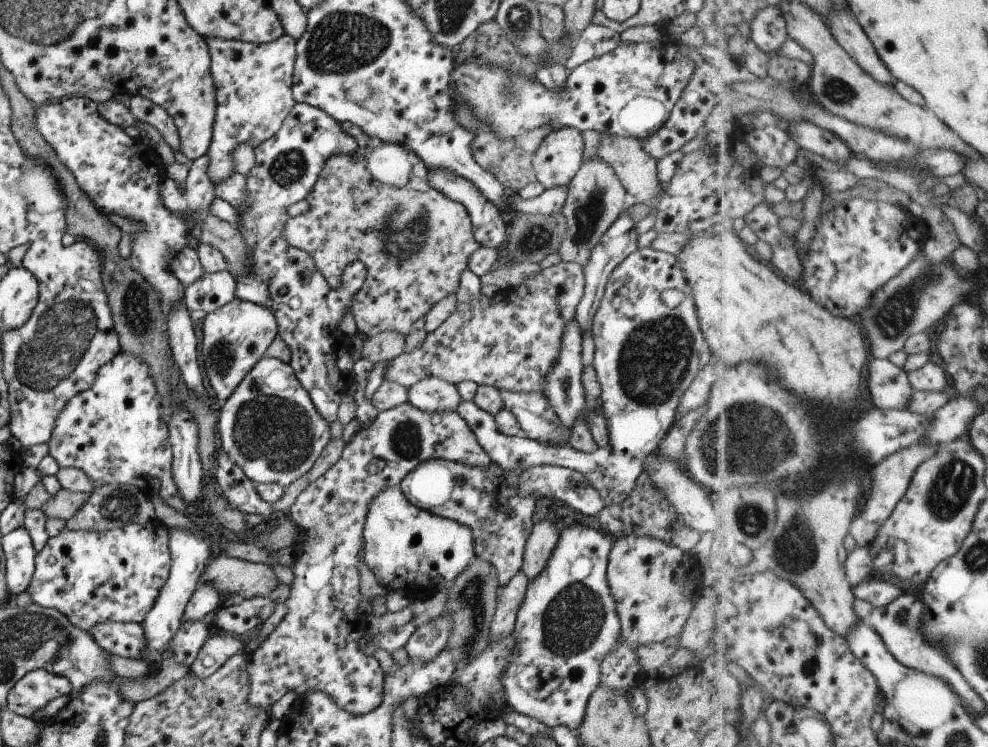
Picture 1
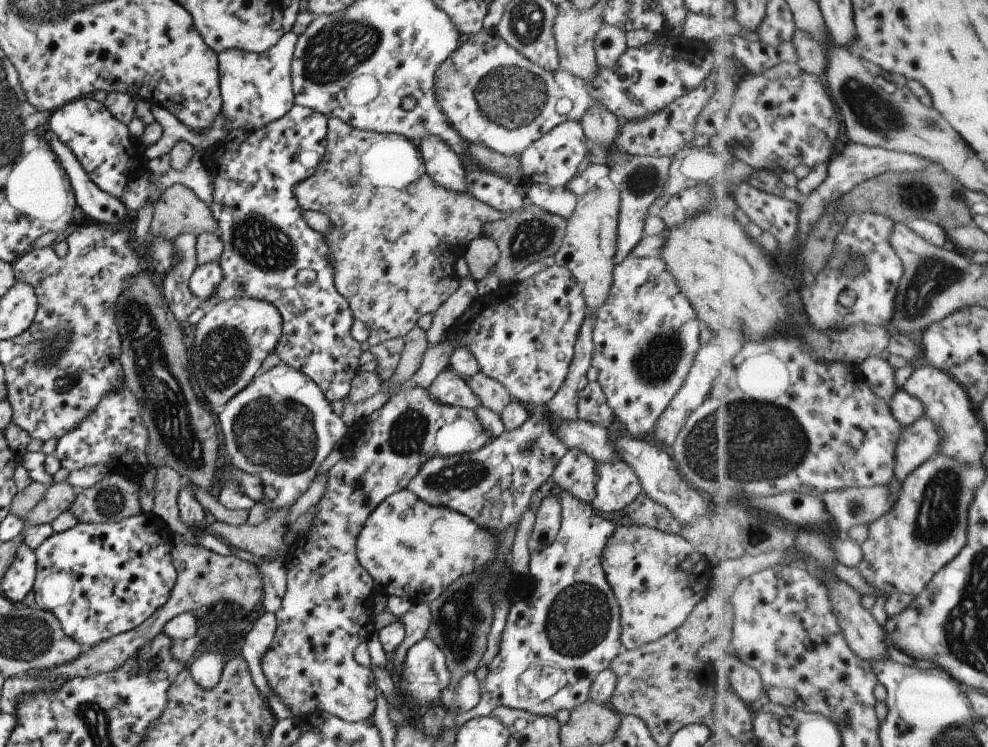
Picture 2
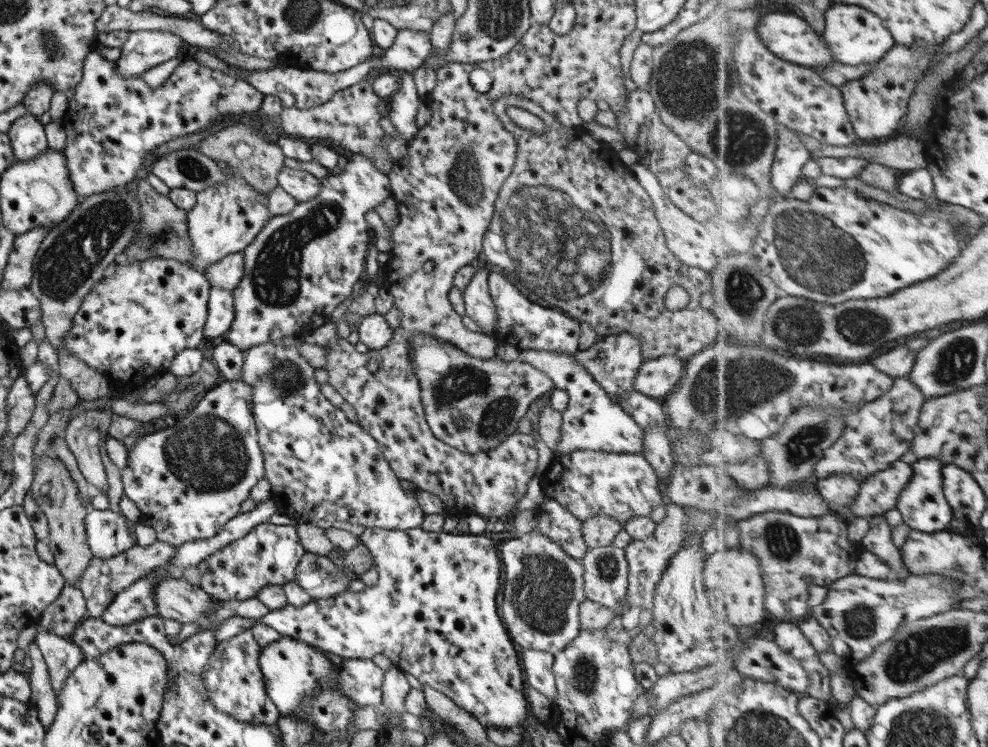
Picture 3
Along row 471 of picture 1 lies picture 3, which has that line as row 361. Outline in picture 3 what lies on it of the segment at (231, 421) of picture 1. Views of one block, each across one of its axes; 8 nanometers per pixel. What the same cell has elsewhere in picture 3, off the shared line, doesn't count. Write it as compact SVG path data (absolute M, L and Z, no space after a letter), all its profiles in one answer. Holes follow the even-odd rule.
M277 341L266 342L253 346L243 352L243 365L238 380L251 386L251 412L256 426L257 444L263 456L264 480L270 485L270 498L273 499L275 509L282 516L295 519L300 523L314 522L323 520L335 524L339 522L349 522L367 528L387 528L408 530L409 528L419 527L424 520L423 512L418 508L415 496L407 496L399 485L397 476L390 470L389 464L383 460L381 450L377 442L359 426L358 422L347 420L344 412L340 408L335 408L319 389L322 385L315 382L313 377L314 368L299 355L299 343L293 345L283 345Z

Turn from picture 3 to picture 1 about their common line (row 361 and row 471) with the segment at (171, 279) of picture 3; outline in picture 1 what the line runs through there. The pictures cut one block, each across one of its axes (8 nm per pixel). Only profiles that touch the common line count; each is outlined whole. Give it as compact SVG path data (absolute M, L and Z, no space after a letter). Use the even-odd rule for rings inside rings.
M117 352L109 362L97 370L89 390L73 396L57 414L53 430L47 439L48 455L60 468L77 468L85 472L93 487L105 484L129 484L137 487L148 498L159 496L169 508L184 512L183 504L171 476L172 454L168 440L168 428L159 416L159 400L155 396L155 384L149 376L149 368L137 356Z

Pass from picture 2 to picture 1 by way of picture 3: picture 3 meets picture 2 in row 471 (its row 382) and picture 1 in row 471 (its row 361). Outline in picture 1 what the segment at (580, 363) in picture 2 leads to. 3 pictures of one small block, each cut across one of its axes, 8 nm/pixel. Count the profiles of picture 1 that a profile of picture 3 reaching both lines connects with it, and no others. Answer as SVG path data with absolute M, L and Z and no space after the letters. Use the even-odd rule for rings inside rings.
M431 459L408 472L398 487L413 506L467 526L475 544L475 555L493 565L498 586L503 588L521 568L523 548L532 528L531 514L536 497L527 494L524 498L517 492L515 486L521 472L523 469L503 472L493 462L489 462L487 468L479 468Z

